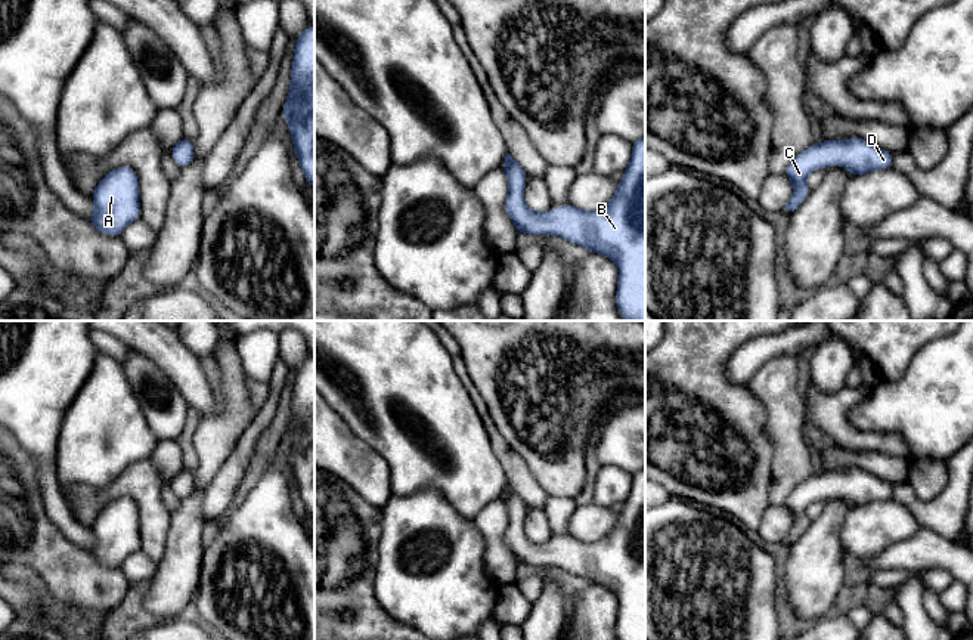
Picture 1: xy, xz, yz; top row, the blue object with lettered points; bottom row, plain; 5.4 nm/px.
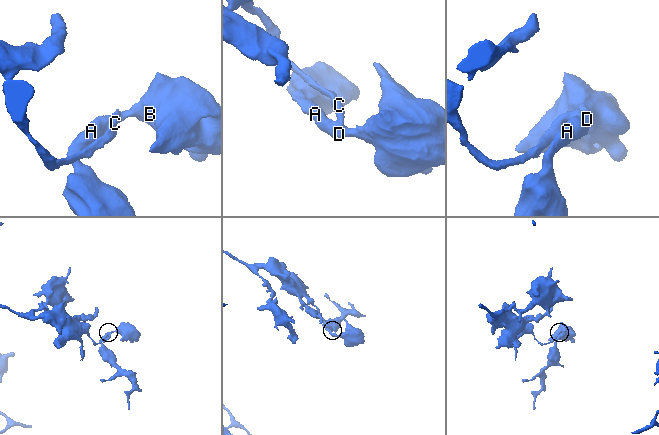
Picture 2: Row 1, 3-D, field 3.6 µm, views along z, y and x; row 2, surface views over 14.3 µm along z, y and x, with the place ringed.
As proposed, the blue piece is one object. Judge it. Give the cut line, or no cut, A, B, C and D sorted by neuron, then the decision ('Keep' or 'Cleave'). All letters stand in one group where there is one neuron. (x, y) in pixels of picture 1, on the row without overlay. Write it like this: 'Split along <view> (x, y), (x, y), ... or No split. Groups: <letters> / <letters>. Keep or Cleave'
No split. Groups: A B C D. Keep

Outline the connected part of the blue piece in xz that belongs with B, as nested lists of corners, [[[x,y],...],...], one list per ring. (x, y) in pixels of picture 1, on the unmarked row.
[[[645,467],[632,473],[632,488],[614,528],[599,541],[585,542],[568,534],[560,541],[532,542],[524,534],[527,505],[506,483],[502,500],[508,507],[505,542],[518,565],[555,566],[611,590],[619,600],[617,640],[645,640]]]

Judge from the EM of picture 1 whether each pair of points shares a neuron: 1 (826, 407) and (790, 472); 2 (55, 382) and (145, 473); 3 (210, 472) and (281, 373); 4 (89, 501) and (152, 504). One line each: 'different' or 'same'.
1: different
2: different
3: different
4: same

